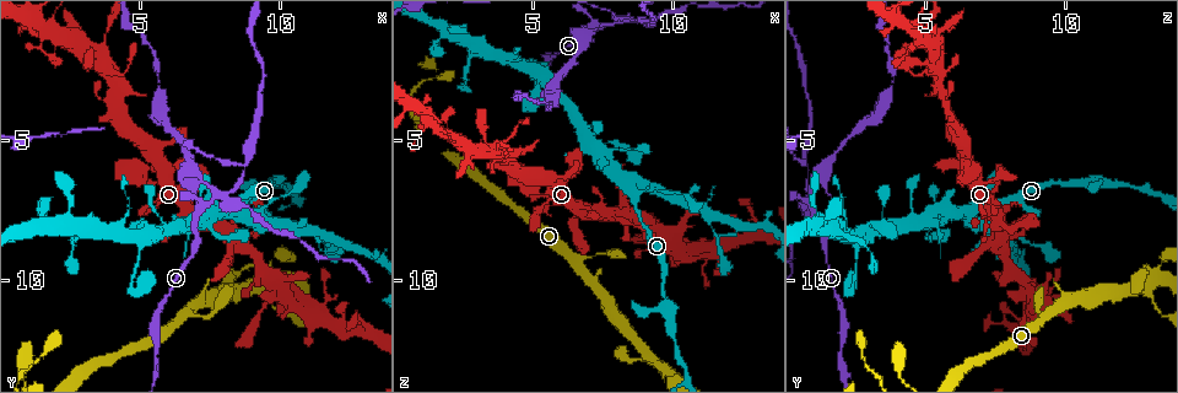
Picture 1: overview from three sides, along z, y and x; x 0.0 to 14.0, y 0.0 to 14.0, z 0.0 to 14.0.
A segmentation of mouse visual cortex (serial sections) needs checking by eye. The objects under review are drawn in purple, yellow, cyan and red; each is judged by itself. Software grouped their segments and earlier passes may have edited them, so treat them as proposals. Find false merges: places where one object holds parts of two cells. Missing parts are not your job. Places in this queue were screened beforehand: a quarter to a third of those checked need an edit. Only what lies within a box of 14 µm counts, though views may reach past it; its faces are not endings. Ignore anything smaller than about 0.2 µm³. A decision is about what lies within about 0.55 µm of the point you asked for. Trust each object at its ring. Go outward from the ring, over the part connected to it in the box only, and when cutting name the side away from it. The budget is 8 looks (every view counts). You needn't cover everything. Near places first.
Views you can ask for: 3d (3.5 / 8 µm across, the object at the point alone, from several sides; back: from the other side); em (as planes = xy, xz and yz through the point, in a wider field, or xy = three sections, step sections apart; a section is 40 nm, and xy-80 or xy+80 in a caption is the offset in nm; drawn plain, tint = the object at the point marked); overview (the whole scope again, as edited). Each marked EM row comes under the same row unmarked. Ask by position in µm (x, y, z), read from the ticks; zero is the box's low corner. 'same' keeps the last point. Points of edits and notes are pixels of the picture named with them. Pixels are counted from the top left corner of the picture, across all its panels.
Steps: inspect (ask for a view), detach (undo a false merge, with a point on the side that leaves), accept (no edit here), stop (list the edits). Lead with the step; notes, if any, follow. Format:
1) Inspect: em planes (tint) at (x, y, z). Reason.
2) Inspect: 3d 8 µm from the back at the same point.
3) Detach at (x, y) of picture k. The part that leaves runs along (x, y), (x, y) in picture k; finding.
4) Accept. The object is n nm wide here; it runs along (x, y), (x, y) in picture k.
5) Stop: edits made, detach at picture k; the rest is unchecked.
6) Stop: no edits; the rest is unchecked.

Inspect: 3d 8 µm at (4.5, 4.5, 6.0). Calibre changes.

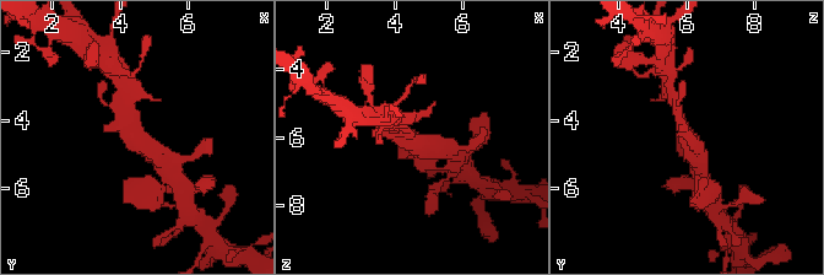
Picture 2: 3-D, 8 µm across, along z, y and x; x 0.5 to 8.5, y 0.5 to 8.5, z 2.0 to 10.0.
Inspect: em xy step 5 (tint) at (4.5, 4.5, 6.0). Need the tissue.

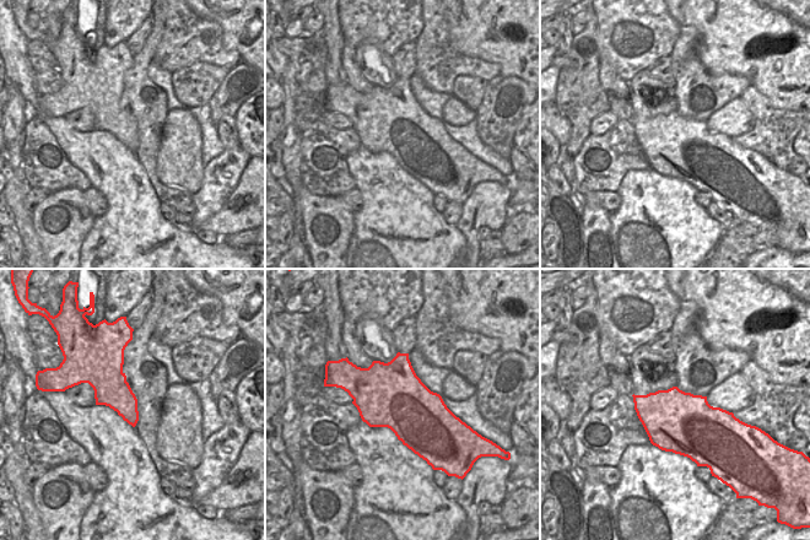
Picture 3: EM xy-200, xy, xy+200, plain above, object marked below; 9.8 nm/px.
Accept. It runs along (161, 160), (131, 131), (126, 103) in picture 2; continuous, no second cell.

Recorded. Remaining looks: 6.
Inspect: 3d 8 µm from the back at (3.7, 2.4, 5.4). Three-way junction.

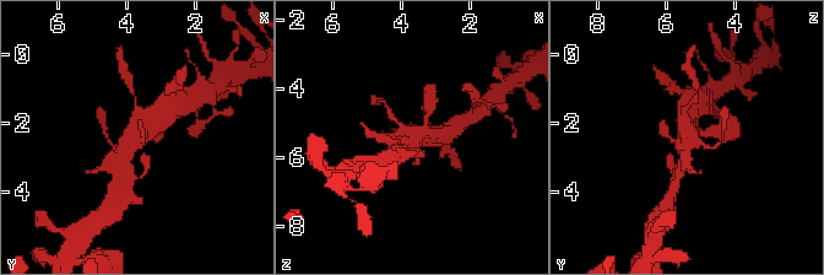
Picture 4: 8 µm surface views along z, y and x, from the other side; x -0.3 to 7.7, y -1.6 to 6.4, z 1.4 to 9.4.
Inspect: em xy step 1 (tint) at (3.7, 2.3, 5.4). Need the tissue.

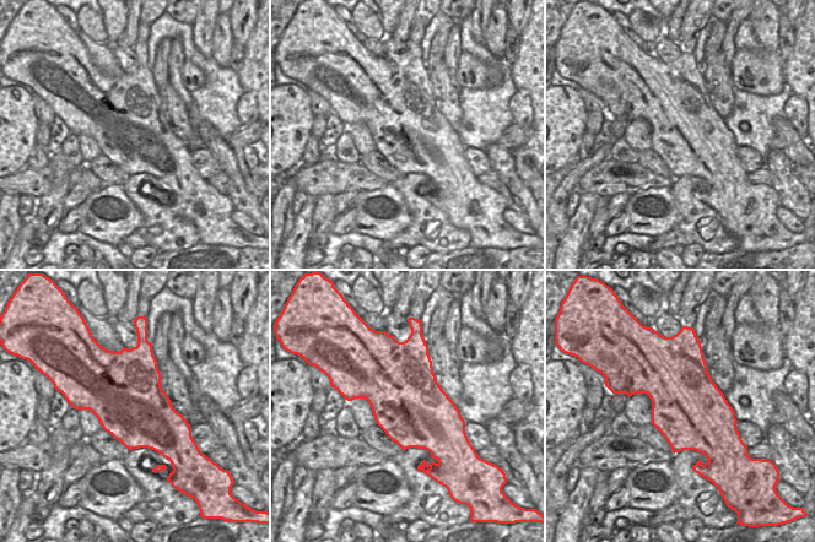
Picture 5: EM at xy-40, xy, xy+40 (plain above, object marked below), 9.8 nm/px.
Accept. It runs along (123, 157), (137, 131), (171, 108) in picture 4; all the same cell.

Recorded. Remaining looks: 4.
Inspect: em xy step 1 (tint) at (1.7, 1.3, 4.7). Branch point.

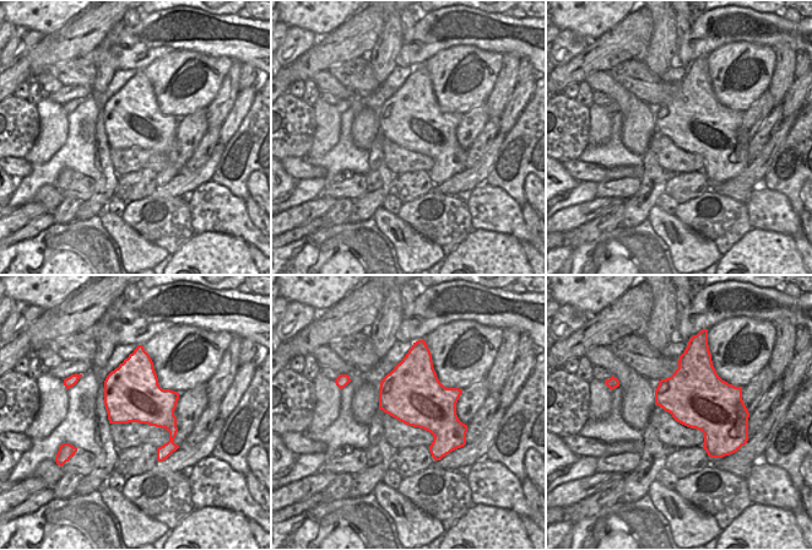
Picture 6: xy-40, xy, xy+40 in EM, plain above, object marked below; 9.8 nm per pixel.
Inspect: 3d 3.5 µm at the same point. See where the arms go.

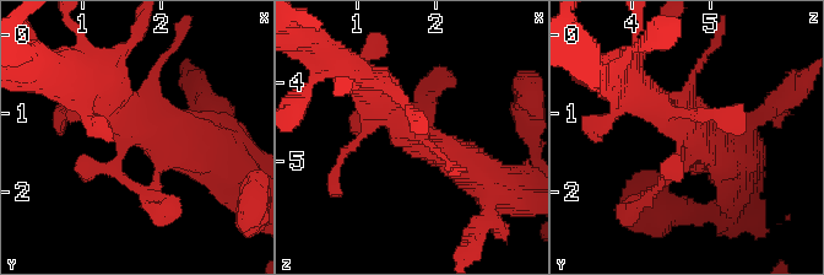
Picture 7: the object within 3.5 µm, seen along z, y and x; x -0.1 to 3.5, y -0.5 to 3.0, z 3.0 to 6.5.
Accept. It runs along (483, 178), (412, 138), (370, 90) in picture 7; all the same cell.

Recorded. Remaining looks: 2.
Stop: no edits; the rest is unchecked.

